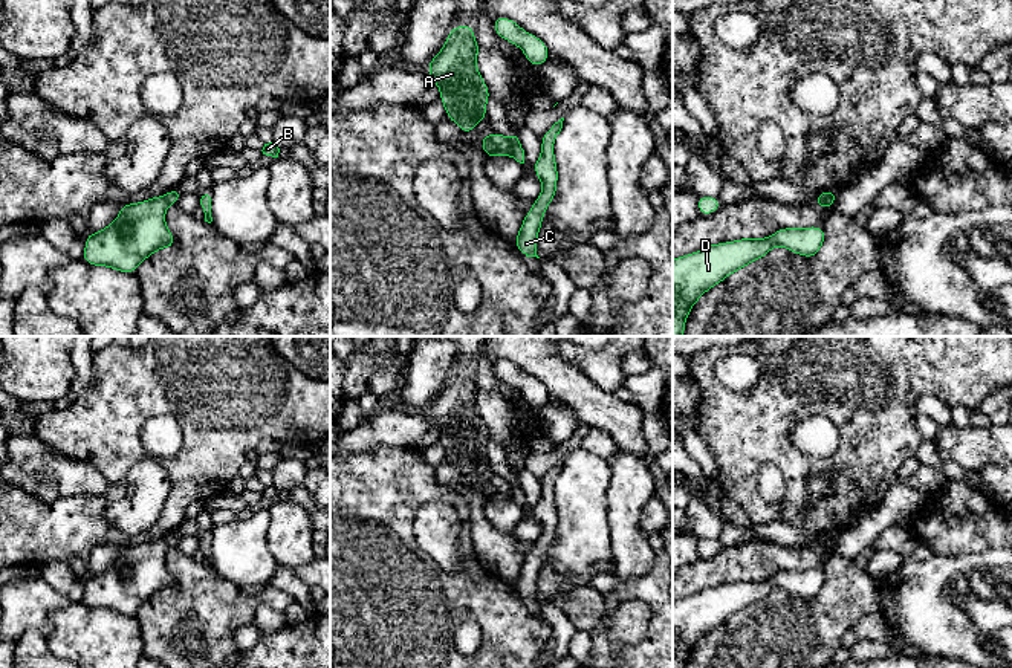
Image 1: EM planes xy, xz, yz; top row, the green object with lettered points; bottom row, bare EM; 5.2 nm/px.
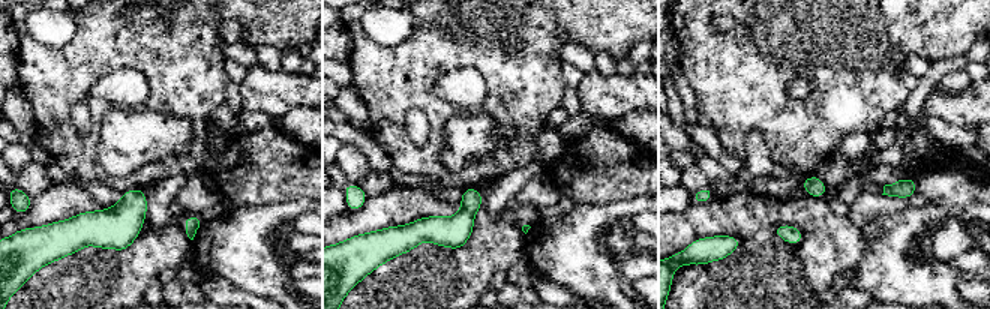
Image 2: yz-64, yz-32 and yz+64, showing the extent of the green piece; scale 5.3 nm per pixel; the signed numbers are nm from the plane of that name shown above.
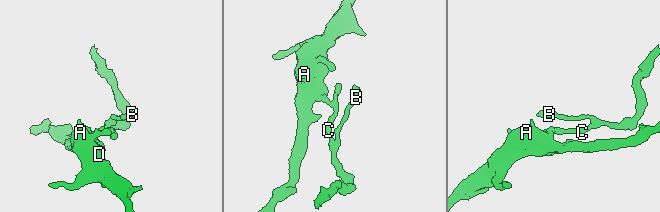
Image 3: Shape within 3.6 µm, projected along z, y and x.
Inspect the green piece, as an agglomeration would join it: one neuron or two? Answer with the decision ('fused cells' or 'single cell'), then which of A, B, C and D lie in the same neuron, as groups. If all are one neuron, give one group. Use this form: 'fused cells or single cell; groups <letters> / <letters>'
fused cells; groups A D / B C

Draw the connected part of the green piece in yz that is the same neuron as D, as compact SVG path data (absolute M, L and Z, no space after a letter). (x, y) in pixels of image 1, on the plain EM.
M822 569L781 570L766 581L738 581L708 587L673 602L673 668L685 668L693 648L706 633L741 610L766 599L774 589L813 601L824 589Z

